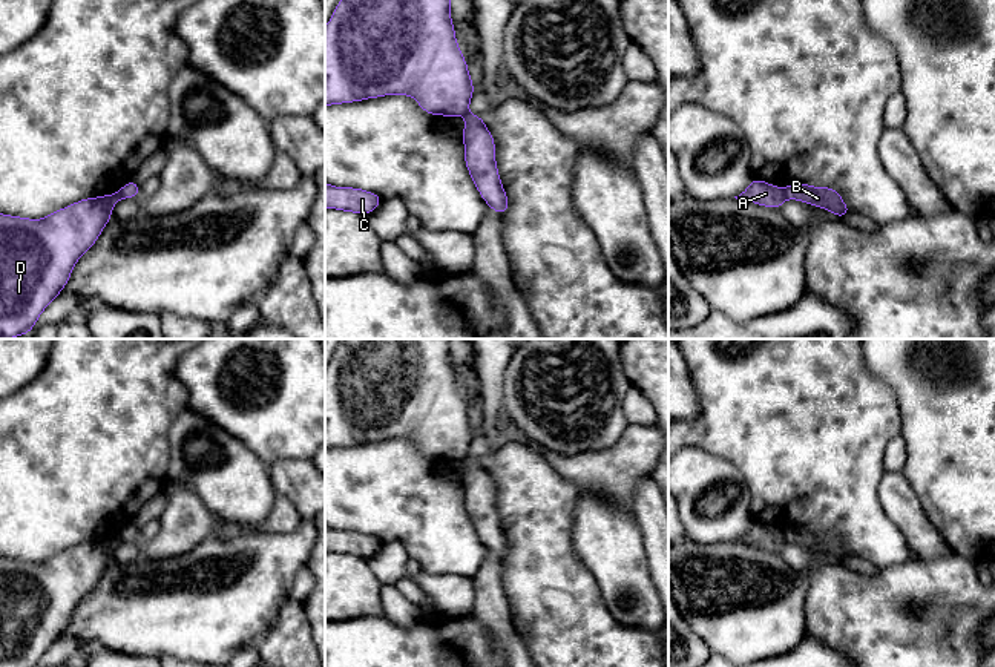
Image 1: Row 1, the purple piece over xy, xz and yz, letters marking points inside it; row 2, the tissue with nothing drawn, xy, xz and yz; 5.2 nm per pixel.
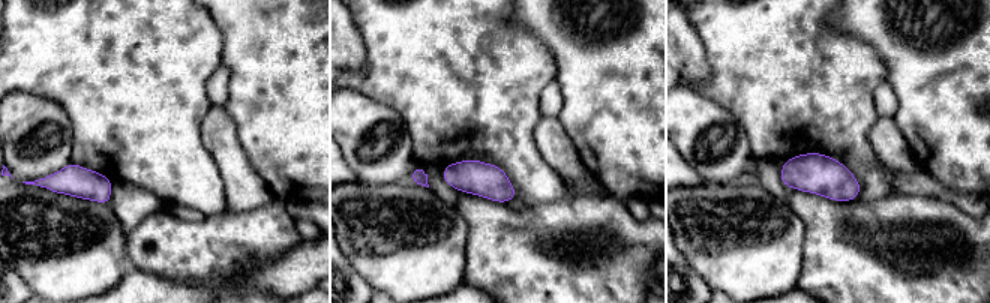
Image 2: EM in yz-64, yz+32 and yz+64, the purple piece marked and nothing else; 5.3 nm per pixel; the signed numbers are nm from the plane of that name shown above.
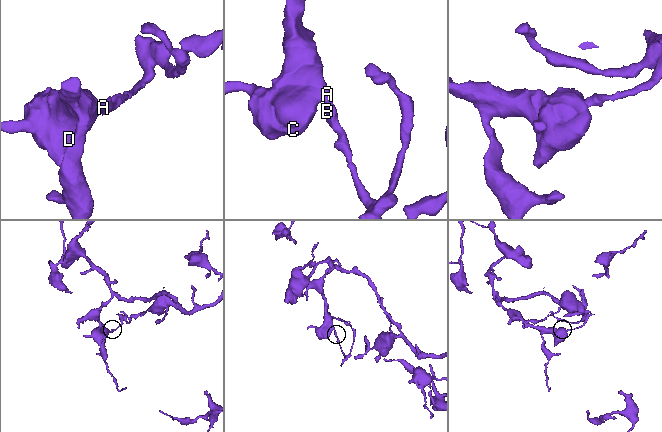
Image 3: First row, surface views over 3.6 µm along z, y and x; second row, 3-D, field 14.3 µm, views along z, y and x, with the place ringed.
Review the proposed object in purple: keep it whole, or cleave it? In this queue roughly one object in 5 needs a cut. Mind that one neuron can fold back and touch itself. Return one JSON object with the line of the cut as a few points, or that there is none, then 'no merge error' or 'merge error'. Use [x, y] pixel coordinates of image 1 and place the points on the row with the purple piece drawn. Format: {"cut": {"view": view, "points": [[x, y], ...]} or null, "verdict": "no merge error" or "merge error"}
{"cut": {"view": "yz", "points": [[782, 189], [787, 198]]}, "verdict": "merge error"}

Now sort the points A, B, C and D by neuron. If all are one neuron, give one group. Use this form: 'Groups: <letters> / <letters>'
Groups: A C D / B

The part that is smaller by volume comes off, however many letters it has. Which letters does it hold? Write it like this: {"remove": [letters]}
{"remove": ["B"]}

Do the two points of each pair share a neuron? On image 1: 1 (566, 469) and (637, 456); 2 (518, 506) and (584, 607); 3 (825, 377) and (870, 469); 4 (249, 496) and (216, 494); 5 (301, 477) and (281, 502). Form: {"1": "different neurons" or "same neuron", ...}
{"1": "same neuron", "2": "same neuron", "3": "same neuron", "4": "same neuron", "5": "different neurons"}

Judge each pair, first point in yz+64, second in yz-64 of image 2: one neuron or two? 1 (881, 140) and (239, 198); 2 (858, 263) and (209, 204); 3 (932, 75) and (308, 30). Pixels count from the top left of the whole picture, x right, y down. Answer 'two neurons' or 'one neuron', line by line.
1: one neuron
2: two neurons
3: one neuron

